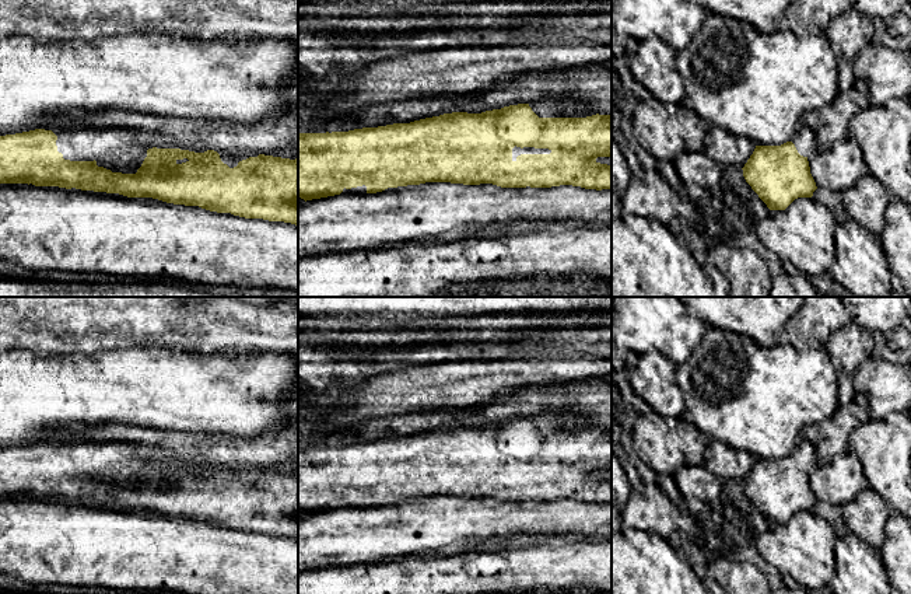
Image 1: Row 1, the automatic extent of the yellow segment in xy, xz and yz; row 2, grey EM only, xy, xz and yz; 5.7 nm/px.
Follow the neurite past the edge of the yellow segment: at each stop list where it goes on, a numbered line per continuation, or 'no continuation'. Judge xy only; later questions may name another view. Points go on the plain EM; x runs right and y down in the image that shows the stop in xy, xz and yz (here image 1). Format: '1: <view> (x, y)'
1: xy (77, 457)

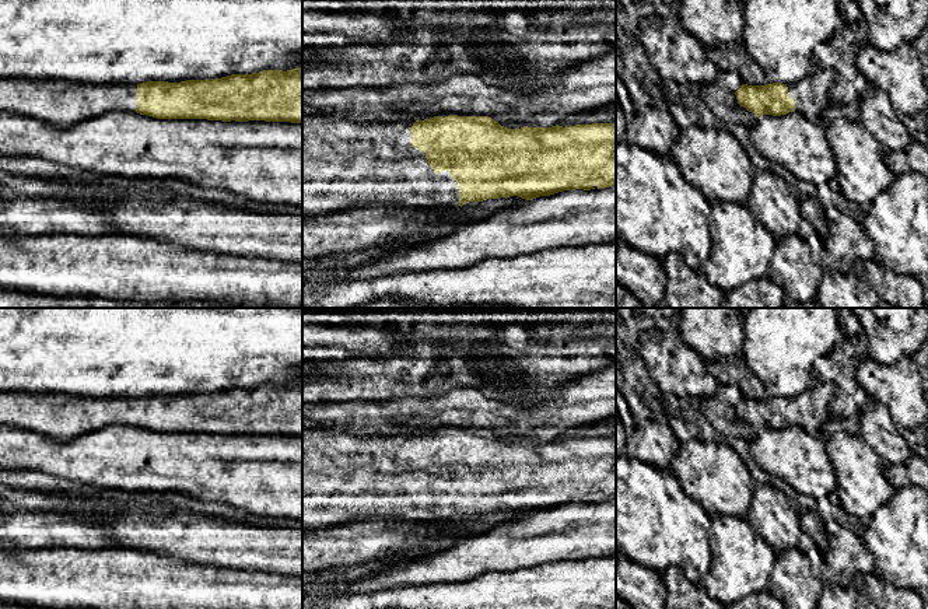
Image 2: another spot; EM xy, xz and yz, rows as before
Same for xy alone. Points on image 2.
1: xy (59, 416)

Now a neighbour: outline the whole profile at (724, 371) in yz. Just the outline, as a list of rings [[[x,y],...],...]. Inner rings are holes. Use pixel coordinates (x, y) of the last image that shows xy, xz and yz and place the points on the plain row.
[[[710,360],[705,361],[705,370],[722,385],[736,385],[743,398],[766,399],[764,384],[749,371],[745,360]]]

